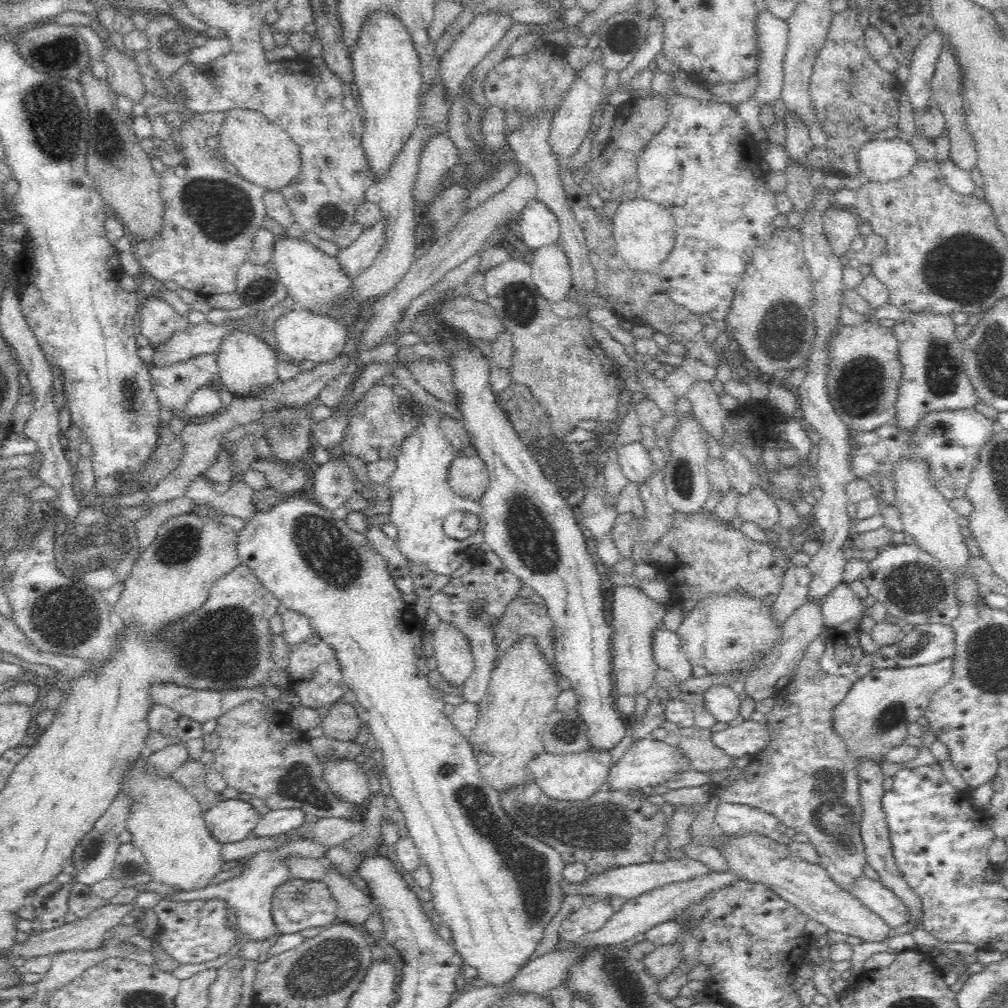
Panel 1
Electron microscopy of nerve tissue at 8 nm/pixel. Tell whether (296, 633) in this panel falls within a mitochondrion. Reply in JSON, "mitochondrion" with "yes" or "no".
{"mitochondrion":"no"}

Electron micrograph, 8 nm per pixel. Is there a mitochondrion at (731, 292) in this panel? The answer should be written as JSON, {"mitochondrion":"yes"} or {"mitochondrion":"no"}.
{"mitochondrion":"no"}

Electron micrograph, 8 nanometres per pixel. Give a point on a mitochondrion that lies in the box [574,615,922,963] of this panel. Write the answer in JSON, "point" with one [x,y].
{"point":[829,807]}

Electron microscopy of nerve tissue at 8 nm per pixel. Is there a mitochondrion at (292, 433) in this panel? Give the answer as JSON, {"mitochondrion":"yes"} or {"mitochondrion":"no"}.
{"mitochondrion":"yes"}

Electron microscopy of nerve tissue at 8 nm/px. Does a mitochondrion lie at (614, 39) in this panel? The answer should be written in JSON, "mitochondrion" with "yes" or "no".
{"mitochondrion":"no"}

